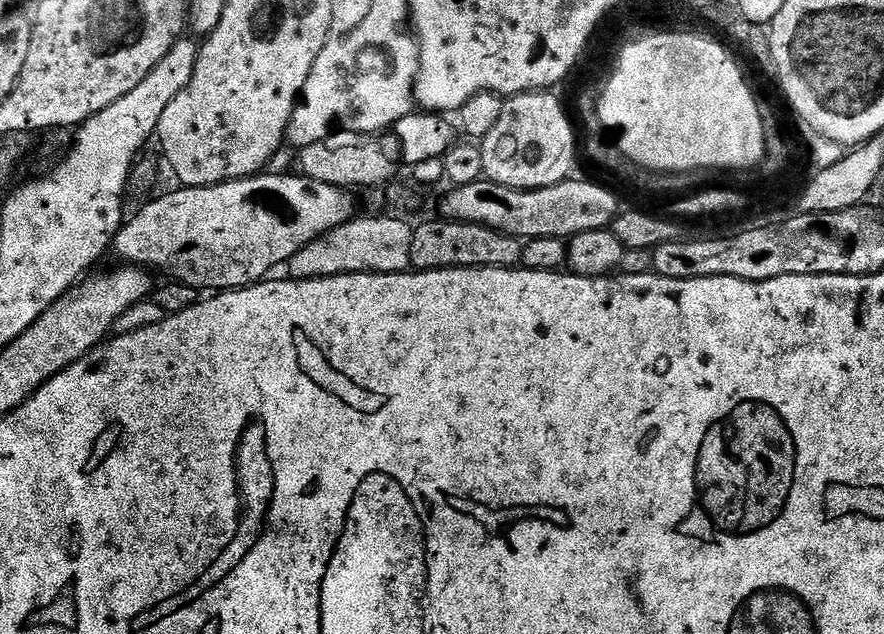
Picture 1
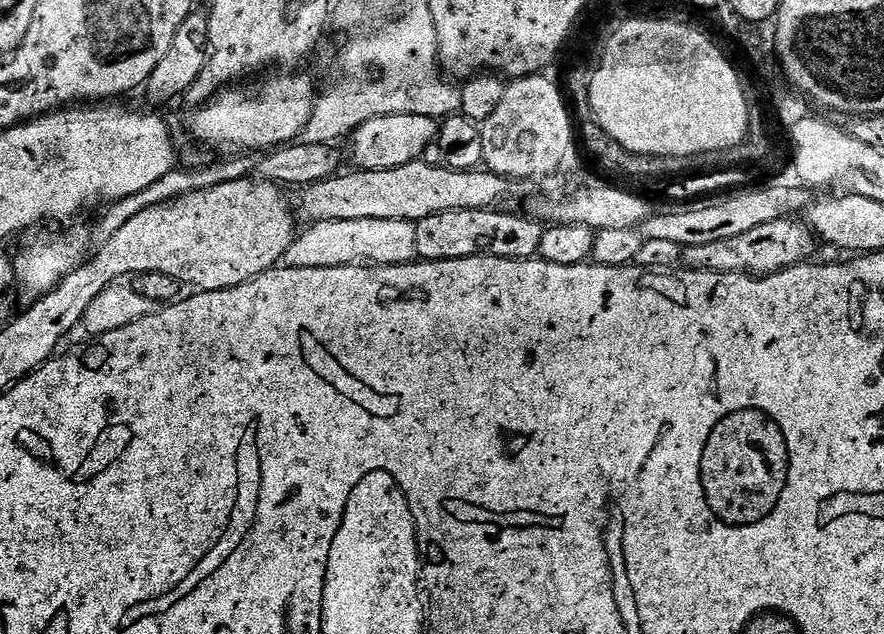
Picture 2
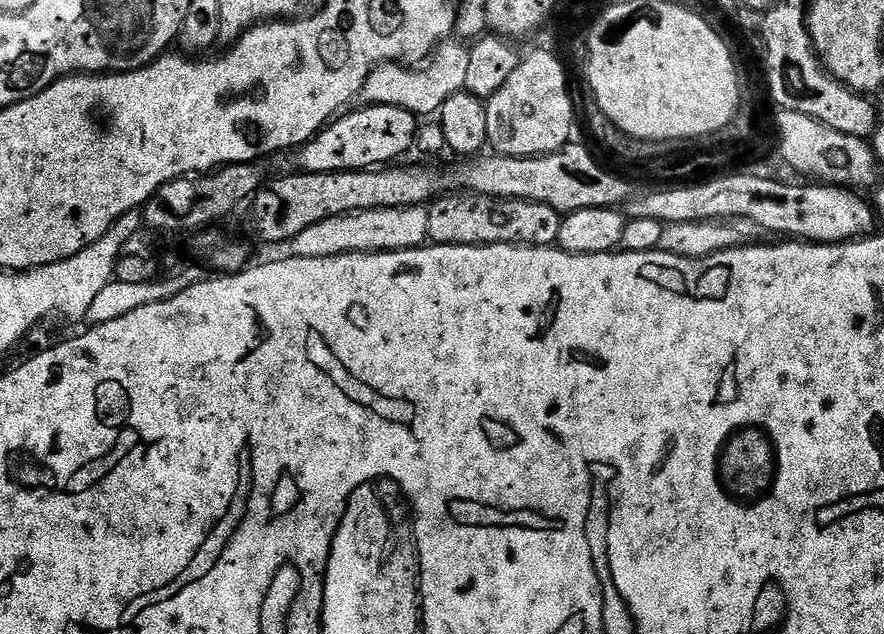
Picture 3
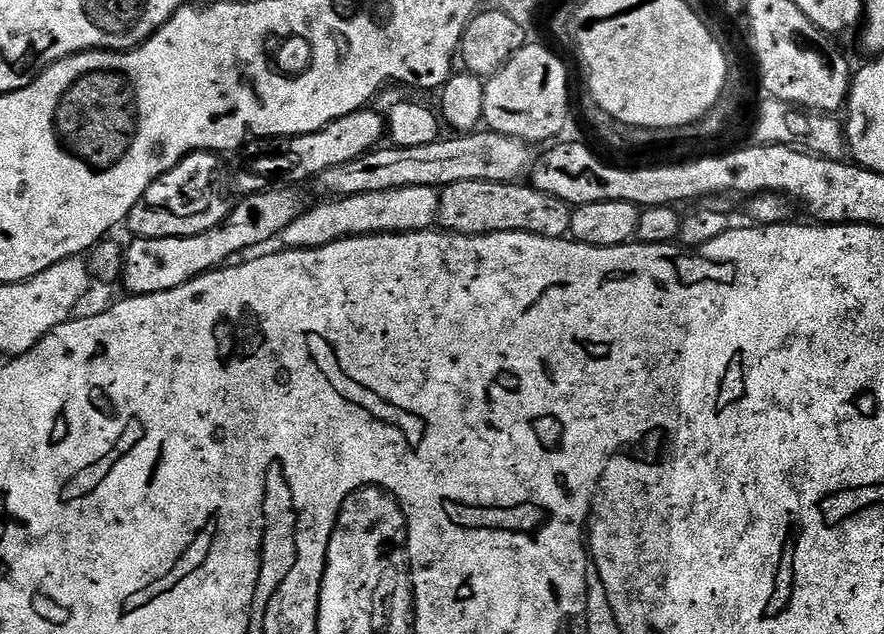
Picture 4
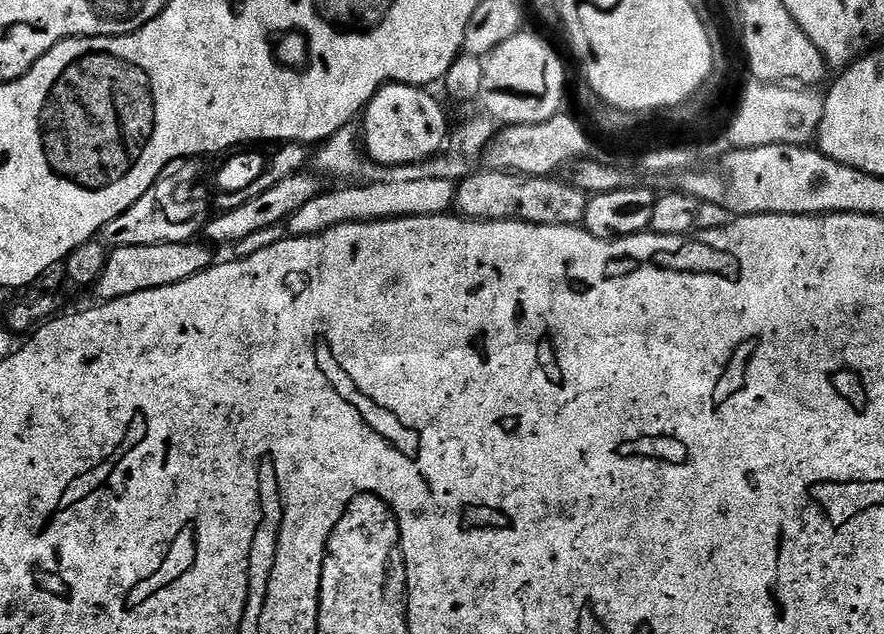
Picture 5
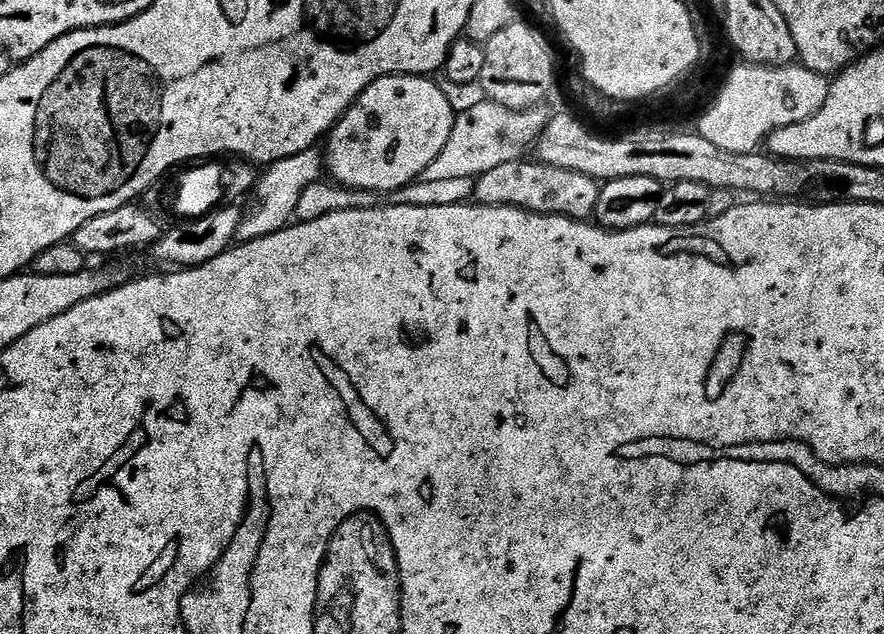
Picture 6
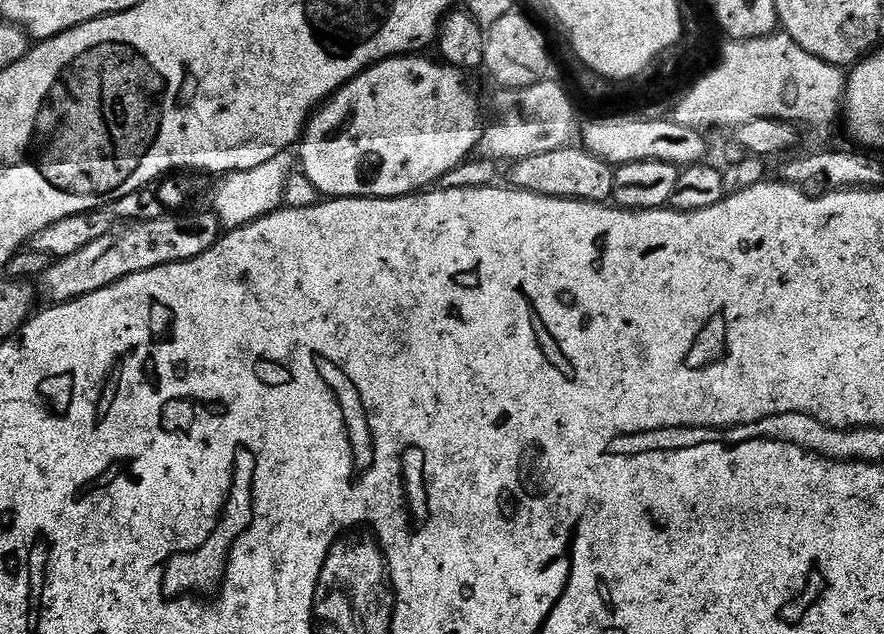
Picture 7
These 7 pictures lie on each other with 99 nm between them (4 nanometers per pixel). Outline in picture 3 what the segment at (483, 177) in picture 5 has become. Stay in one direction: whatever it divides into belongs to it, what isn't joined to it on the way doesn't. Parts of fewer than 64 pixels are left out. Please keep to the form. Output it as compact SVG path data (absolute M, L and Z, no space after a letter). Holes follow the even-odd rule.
M449 192L427 205L430 218L429 241L433 244L486 246L487 244L530 244L551 248L556 244L564 216L546 202L526 202L518 198L494 198L473 192Z

